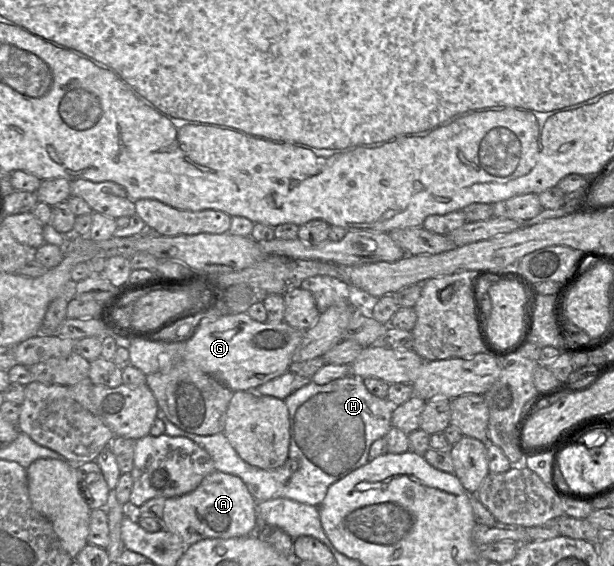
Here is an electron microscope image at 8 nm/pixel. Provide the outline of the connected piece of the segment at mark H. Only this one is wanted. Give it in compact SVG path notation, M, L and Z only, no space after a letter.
M348 375L324 385L310 382L284 399L289 414L290 445L286 462L276 469L263 470L243 461L230 445L223 433L200 436L185 432L172 424L159 409L157 419L164 424L164 434L184 437L194 441L211 456L215 471L239 477L256 502L286 498L299 503L318 507L324 500L328 488L351 472L364 466L369 460L369 450L374 441L383 438L392 428L391 418L394 405L387 399L372 395L365 387L363 378Z

